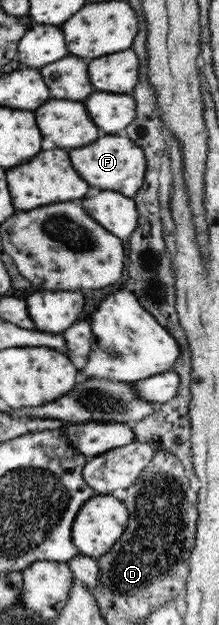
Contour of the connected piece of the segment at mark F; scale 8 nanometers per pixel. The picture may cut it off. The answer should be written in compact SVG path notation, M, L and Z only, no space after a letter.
M124 133L102 136L98 138L98 142L72 150L70 154L74 154L74 166L78 166L78 174L82 174L82 178L86 178L86 182L90 182L92 188L118 190L120 194L128 195L129 198L144 190L142 186L144 186L144 170L146 170L145 154L141 146Z

